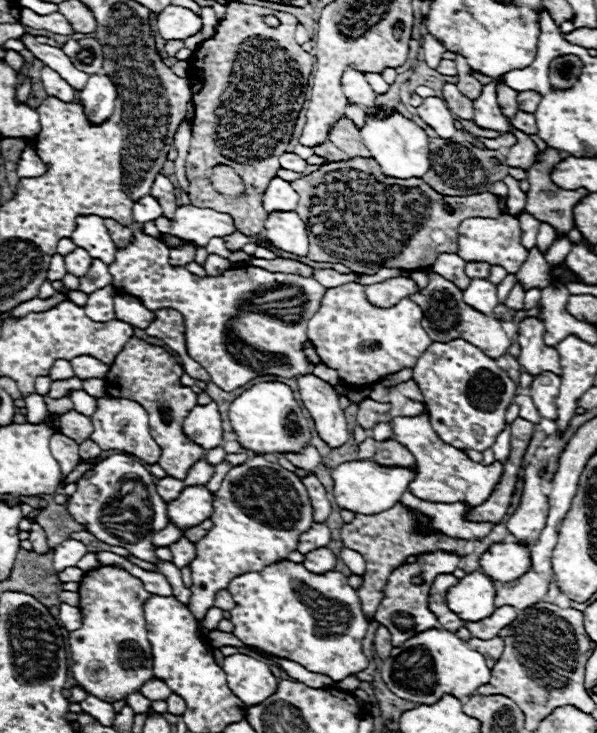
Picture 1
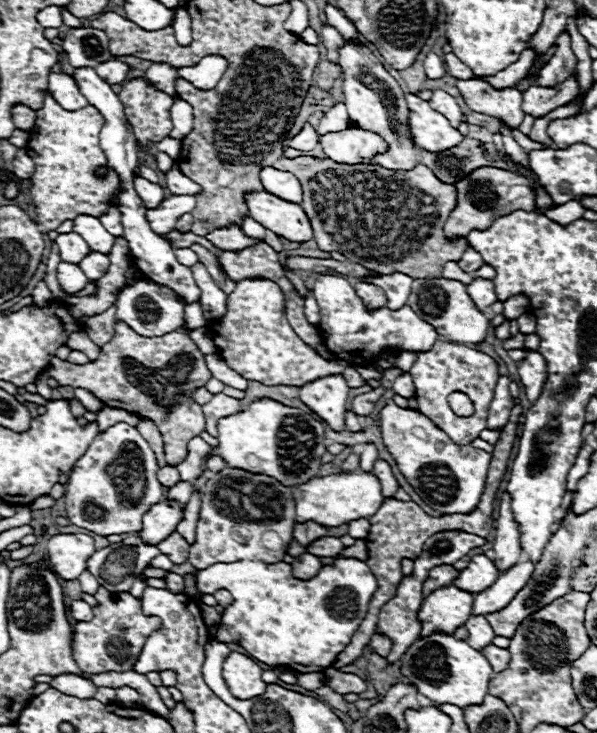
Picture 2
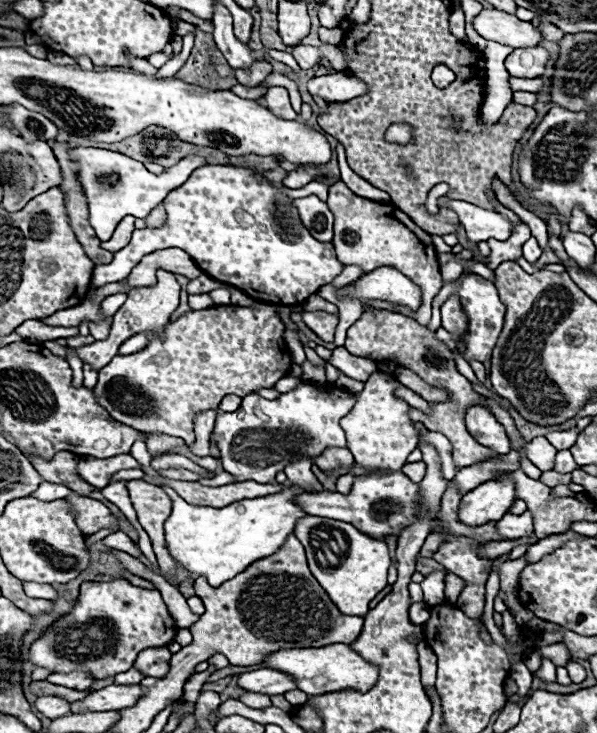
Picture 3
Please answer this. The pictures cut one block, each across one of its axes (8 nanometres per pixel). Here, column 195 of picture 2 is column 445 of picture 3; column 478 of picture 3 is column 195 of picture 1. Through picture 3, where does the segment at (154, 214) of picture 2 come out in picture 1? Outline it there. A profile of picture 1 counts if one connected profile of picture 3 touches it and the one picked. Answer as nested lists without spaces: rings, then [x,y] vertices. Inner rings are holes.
[[[192,204],[178,206],[172,220],[158,218],[154,220],[154,224],[160,232],[178,236],[188,242],[196,242],[198,246],[206,246],[208,240],[214,236],[224,238],[238,232],[238,228],[234,226],[234,218],[230,218],[228,214],[210,208],[196,208]]]

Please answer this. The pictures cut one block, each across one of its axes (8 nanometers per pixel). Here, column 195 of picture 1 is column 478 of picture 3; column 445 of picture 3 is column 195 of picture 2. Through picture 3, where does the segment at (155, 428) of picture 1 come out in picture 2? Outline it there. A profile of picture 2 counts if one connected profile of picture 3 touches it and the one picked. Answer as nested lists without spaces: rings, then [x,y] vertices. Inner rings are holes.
[[[117,321],[115,332],[113,339],[102,346],[98,360],[88,364],[70,364],[54,358],[50,360],[46,374],[60,386],[90,390],[98,400],[112,408],[152,418],[164,438],[166,462],[174,466],[186,456],[188,440],[204,430],[202,406],[192,400],[192,394],[212,378],[212,372],[206,368],[204,354],[182,330],[164,336],[140,336],[125,322]]]

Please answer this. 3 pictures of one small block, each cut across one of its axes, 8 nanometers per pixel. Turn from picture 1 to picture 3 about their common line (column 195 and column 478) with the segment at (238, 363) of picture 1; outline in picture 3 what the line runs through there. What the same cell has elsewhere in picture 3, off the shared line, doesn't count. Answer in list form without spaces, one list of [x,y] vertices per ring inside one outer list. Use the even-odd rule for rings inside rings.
[[[466,274],[466,276],[456,278],[450,283],[444,282],[439,293],[433,299],[432,317],[428,325],[430,331],[435,332],[441,326],[440,308],[452,294],[457,294],[458,298],[460,298],[462,308],[468,314],[468,322],[470,322],[464,356],[484,362],[486,358],[490,358],[492,348],[494,348],[494,344],[496,344],[496,340],[498,340],[500,332],[502,332],[502,324],[504,324],[506,308],[504,308],[504,304],[498,298],[498,290],[496,290],[496,286],[492,282],[482,280],[482,276],[476,276],[476,274]]]

